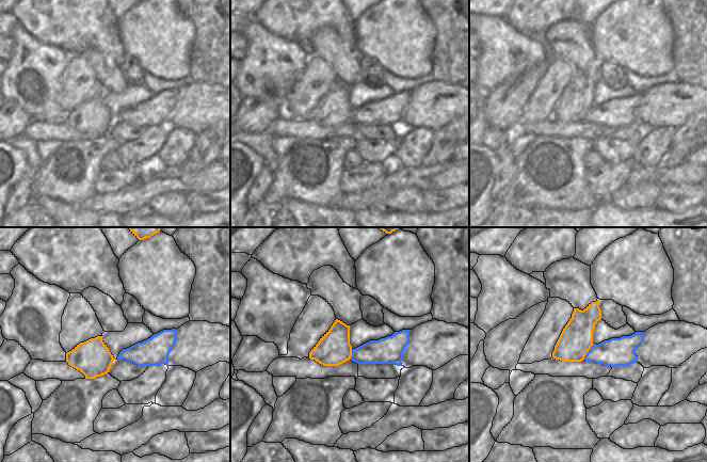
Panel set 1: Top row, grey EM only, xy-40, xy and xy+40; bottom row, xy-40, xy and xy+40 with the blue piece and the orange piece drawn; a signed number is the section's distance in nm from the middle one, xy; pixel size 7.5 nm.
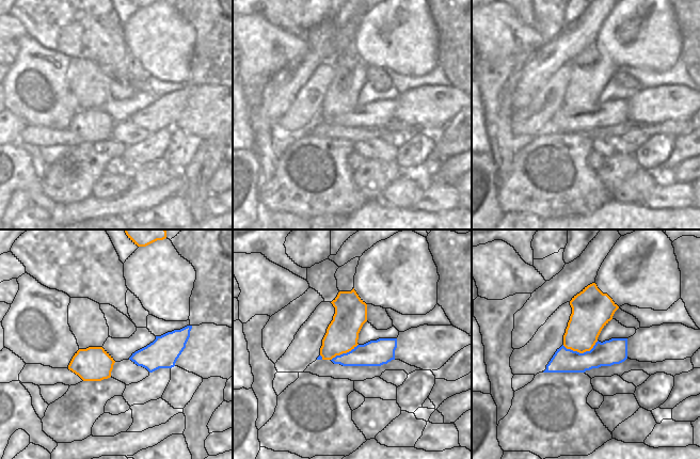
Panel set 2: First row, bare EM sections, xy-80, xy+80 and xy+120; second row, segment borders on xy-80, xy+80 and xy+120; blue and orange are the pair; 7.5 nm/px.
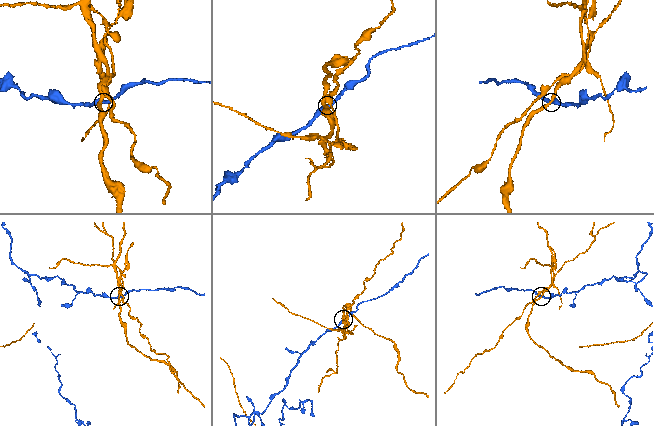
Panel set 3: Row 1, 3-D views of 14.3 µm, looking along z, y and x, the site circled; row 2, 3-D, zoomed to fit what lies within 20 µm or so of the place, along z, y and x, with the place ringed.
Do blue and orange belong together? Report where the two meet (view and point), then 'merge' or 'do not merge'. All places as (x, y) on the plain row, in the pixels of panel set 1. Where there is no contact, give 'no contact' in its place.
contact xy+40 (589, 112); do not merge

